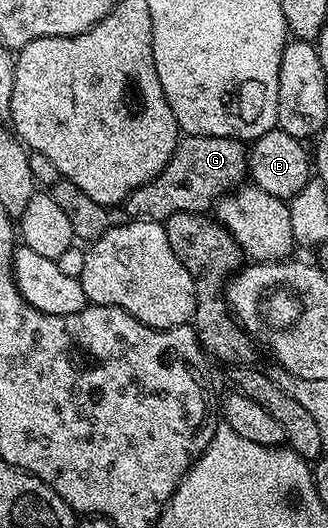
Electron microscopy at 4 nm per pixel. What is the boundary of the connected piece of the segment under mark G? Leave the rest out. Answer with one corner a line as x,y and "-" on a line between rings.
183,135
168,166
164,166
164,170
160,170
160,174
156,174
156,178
147,184
132,190
132,194
124,201
124,209
126,208
127,217
135,220
159,222
165,222
174,212
202,214
213,209
223,196
239,187
247,176
248,148
242,140

